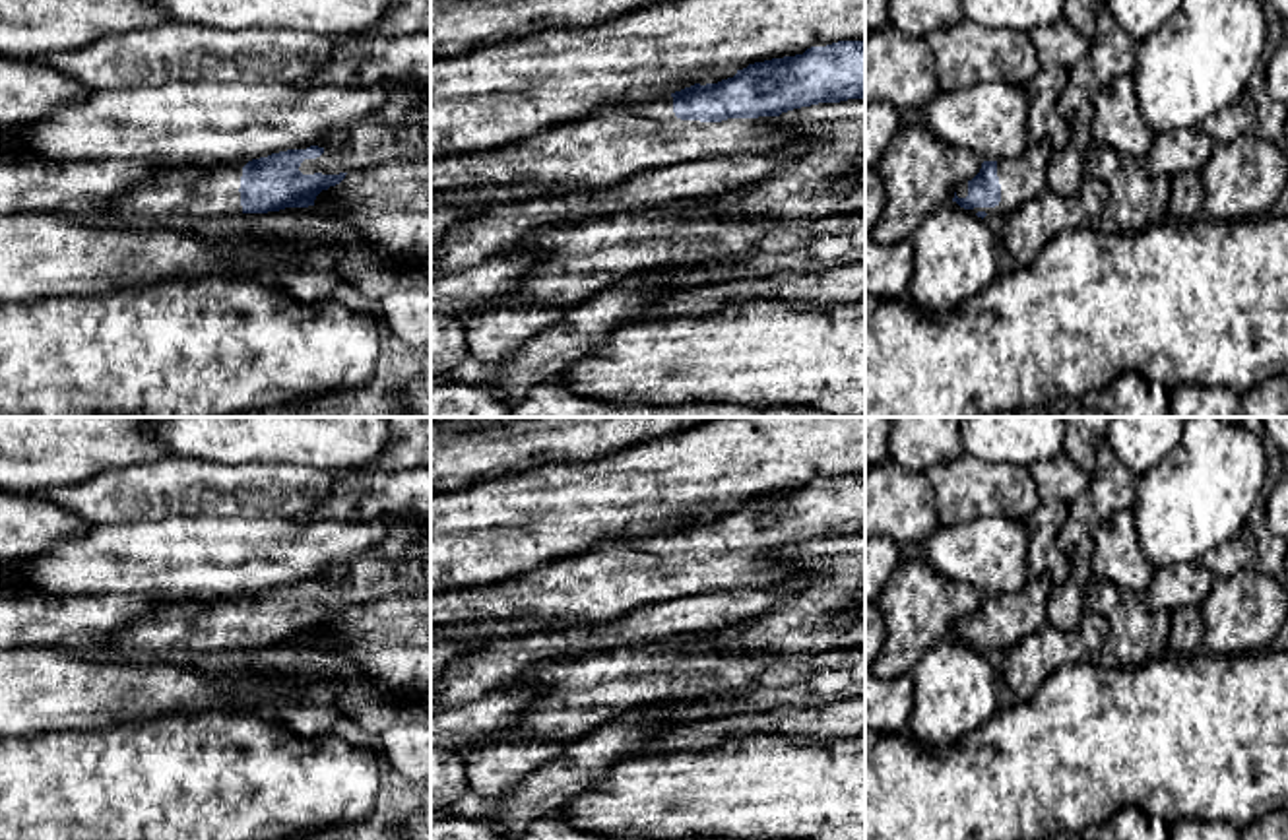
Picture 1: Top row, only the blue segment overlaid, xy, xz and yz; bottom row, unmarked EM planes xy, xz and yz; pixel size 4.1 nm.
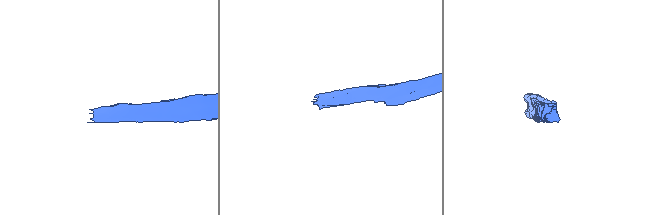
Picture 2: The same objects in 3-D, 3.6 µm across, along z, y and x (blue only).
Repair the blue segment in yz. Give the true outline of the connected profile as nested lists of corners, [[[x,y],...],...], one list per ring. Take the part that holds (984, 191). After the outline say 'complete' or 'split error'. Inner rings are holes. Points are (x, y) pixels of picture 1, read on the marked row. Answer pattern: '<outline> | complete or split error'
[[[1030,140],[1018,159],[983,161],[980,173],[956,186],[952,202],[972,210],[978,217],[987,213],[1009,215],[1020,204],[1040,196],[1047,186],[1047,163],[1053,147],[1047,140]]] | split error

